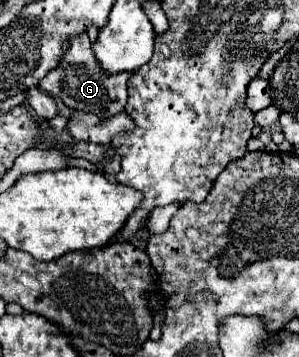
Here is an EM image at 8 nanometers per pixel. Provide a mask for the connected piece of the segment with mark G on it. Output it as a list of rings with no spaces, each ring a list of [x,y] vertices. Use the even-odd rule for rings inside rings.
[[[83,33],[83,37],[75,37],[75,41],[71,43],[71,49],[65,53],[59,67],[55,67],[39,83],[39,89],[49,93],[55,99],[61,99],[71,109],[77,109],[83,113],[95,113],[99,117],[111,117],[111,113],[121,113],[125,107],[127,81],[131,79],[131,75],[133,75],[133,71],[109,75],[95,59],[93,49],[91,49],[91,41],[89,41],[87,33]]]

